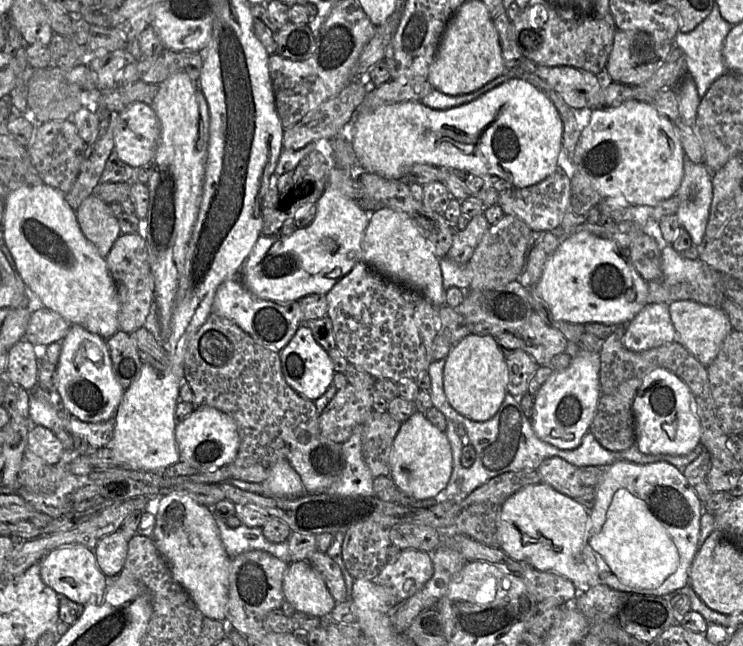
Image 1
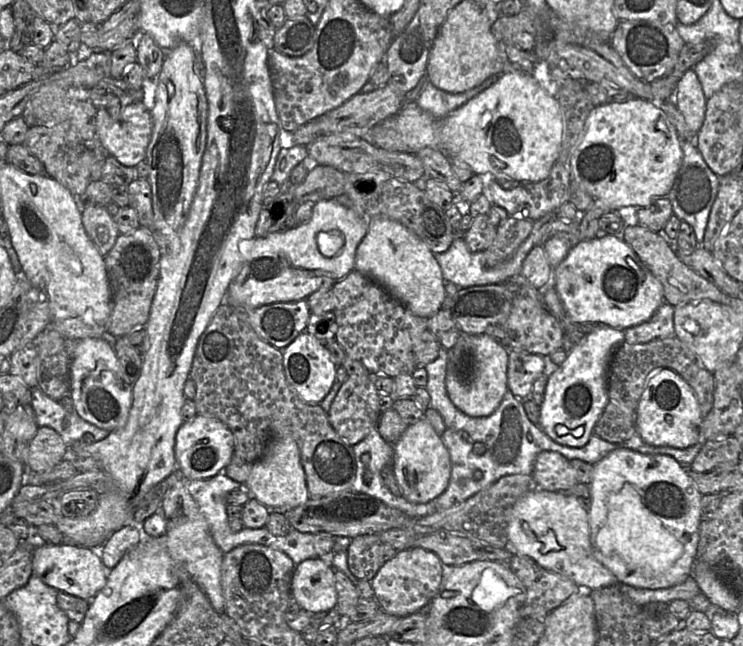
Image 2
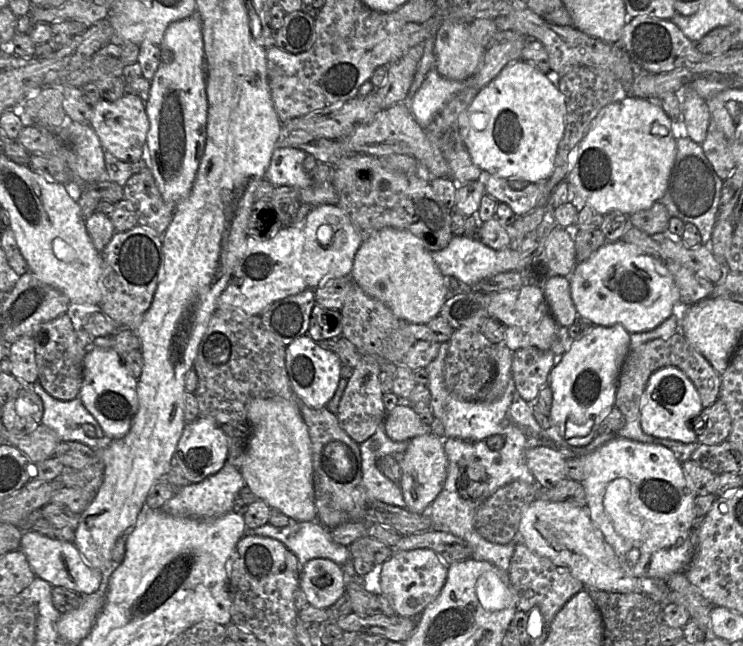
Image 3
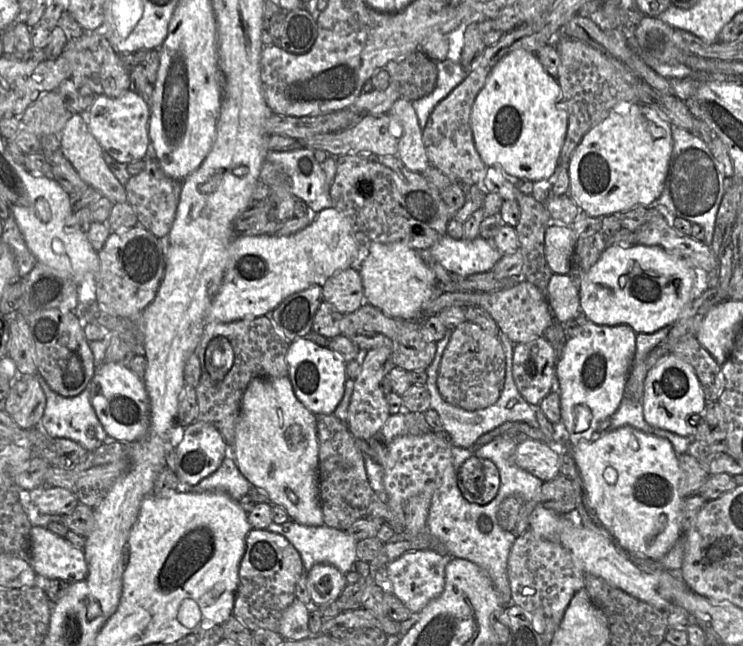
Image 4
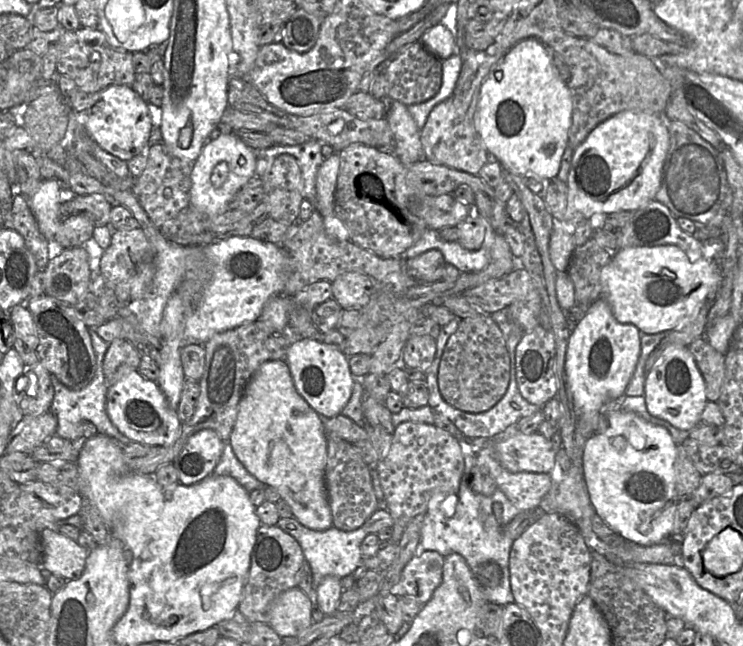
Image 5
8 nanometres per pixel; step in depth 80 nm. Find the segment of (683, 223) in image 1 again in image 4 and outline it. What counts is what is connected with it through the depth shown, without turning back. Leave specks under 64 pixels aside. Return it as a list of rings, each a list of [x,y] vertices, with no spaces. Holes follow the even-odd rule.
[[[672,125],[672,140],[668,173],[657,204],[666,207],[675,217],[699,225],[704,231],[704,243],[711,247],[726,177],[709,146],[700,137],[684,128]]]

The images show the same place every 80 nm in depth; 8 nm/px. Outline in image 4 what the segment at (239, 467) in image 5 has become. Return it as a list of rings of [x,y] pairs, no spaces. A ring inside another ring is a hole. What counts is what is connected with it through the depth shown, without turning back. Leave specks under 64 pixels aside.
[[[227,445],[226,448],[226,456],[214,473],[202,479],[196,486],[177,486],[175,491],[222,492],[236,501],[245,496],[252,484],[240,472],[232,450]]]

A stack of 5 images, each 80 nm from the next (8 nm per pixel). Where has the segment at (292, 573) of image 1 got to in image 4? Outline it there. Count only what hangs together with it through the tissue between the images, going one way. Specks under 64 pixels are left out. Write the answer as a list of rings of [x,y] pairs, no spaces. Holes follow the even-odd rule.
[[[316,564],[307,572],[307,588],[317,606],[337,600],[346,585],[345,574],[331,564]]]

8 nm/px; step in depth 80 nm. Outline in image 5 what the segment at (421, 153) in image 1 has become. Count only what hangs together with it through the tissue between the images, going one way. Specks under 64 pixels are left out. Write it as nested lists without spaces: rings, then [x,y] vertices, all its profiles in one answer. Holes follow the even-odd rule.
[[[535,38],[525,39],[512,47],[491,68],[480,89],[477,109],[474,115],[475,128],[483,141],[489,156],[495,159],[503,169],[522,177],[555,178],[559,172],[562,155],[568,146],[568,134],[572,124],[573,103],[567,82],[561,79],[552,62],[552,50]]]

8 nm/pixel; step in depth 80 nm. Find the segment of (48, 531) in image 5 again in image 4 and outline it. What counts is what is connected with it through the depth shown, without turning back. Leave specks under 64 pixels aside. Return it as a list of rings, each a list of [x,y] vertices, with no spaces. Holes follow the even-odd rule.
[[[42,525],[33,526],[30,530],[29,561],[37,575],[48,579],[61,579],[69,584],[83,580],[88,572],[83,549]]]

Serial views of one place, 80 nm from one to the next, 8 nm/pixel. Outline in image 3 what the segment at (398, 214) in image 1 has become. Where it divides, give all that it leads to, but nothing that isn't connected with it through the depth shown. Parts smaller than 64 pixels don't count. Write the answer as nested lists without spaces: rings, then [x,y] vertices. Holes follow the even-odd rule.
[[[385,227],[366,238],[359,247],[351,277],[366,294],[383,302],[406,322],[427,324],[440,315],[448,299],[445,278],[420,239],[412,233]]]

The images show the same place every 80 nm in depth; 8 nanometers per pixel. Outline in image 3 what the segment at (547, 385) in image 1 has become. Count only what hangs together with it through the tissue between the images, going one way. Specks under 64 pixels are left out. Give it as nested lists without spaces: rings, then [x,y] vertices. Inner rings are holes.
[[[620,324],[613,326],[593,326],[573,340],[570,349],[556,364],[549,375],[549,386],[553,401],[549,420],[559,429],[560,436],[573,447],[585,447],[597,434],[598,427],[615,406],[617,381],[621,366],[630,351],[630,333]]]

